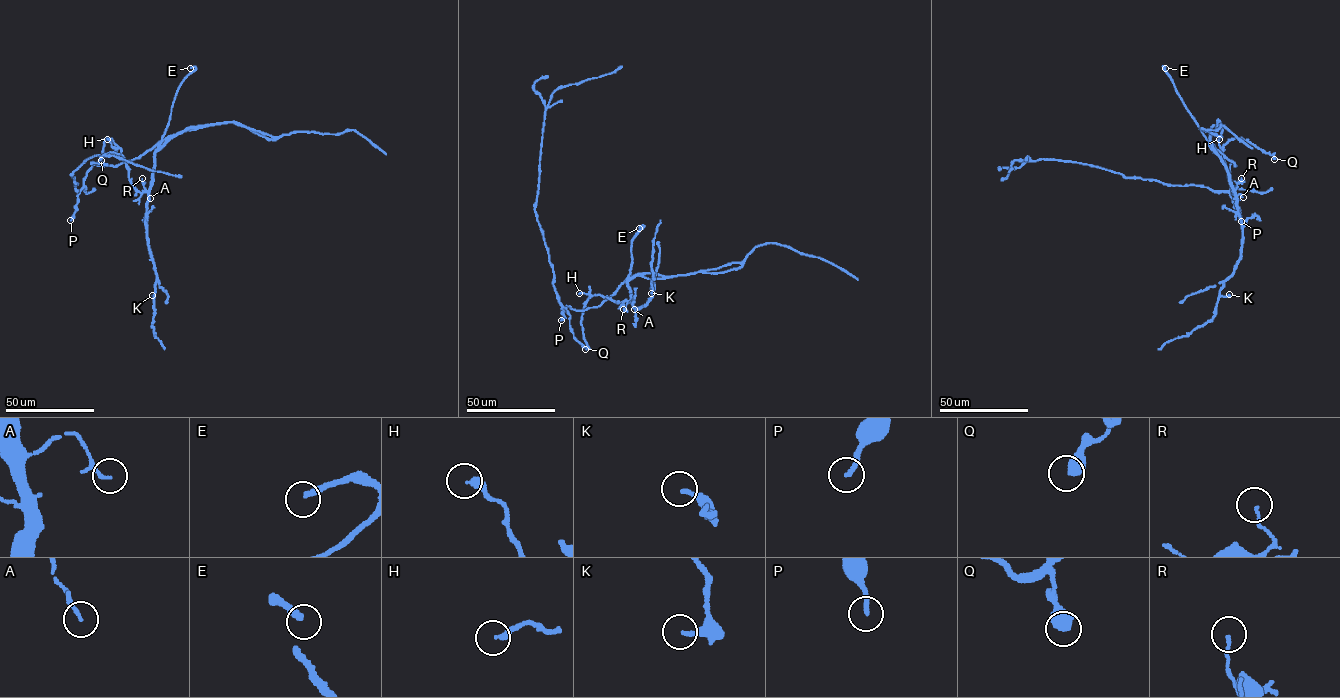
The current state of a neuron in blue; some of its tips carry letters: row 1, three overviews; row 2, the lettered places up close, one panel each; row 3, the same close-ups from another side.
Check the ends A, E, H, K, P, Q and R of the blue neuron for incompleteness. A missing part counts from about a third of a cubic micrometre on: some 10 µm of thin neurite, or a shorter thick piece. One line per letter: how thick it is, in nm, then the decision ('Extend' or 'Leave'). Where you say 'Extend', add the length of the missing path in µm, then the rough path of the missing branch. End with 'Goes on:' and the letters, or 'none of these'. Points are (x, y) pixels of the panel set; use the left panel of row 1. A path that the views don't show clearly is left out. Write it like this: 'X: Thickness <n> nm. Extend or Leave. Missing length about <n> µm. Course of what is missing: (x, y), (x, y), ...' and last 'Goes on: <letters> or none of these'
A: Thickness 110 nm. Leave
E: Thickness 260 nm. Extend. Missing length about 4 µm
H: Thickness 280 nm. Leave
K: Thickness 200 nm. Leave
P: Thickness 190 nm. Extend. Missing length about 10 µm
Q: Thickness 550 nm. Leave
R: Thickness 100 nm. Leave
Goes on: E, P

